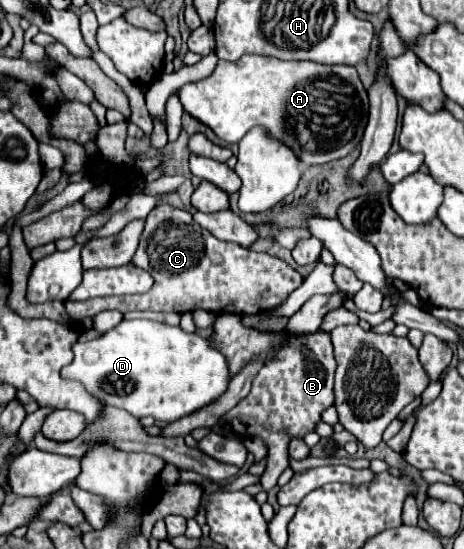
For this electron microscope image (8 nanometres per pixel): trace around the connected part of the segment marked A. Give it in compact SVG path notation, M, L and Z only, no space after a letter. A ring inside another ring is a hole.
M244 55L236 63L218 61L214 73L202 81L188 83L178 89L184 111L206 123L226 143L238 143L252 127L266 127L276 139L292 147L300 161L308 165L324 165L346 157L356 145L366 123L366 89L358 73L350 65L320 65L312 61L282 61L276 57Z

